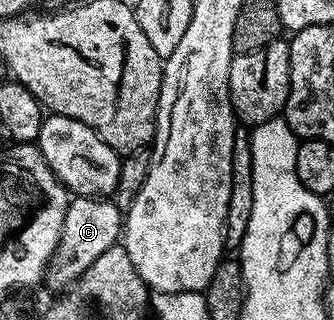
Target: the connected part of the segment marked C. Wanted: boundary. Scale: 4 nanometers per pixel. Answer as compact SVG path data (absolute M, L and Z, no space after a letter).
M73 197L63 217L63 233L59 237L59 245L49 259L45 269L44 286L49 286L53 293L60 293L77 279L91 264L107 253L122 238L123 212L109 197Z

